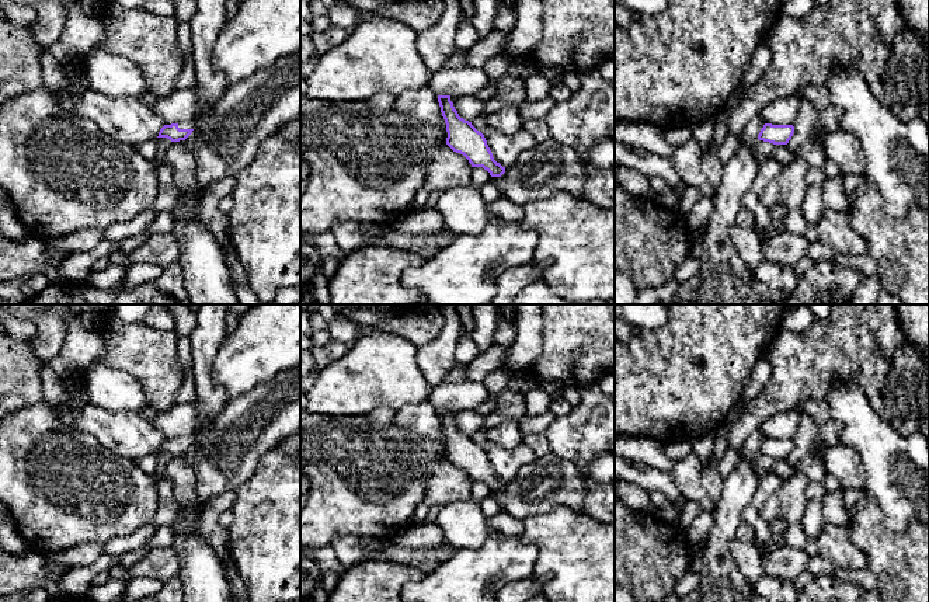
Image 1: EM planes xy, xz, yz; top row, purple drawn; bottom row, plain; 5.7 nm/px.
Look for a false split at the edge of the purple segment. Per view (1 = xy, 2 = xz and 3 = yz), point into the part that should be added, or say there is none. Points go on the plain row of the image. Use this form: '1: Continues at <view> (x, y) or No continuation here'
1: Continues at xy (183, 439)
2: No continuation here
3: No continuation here

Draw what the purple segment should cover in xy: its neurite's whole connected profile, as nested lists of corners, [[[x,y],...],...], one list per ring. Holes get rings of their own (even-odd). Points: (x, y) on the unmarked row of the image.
[[[194,435],[178,436],[171,439],[164,439],[157,452],[167,452],[171,456],[185,455],[194,445]]]

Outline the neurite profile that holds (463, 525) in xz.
[[[473,500],[443,504],[435,522],[453,550],[480,549],[491,535],[500,533],[487,523],[480,502]]]

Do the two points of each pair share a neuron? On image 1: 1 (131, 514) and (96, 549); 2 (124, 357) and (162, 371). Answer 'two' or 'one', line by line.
1: two
2: one

